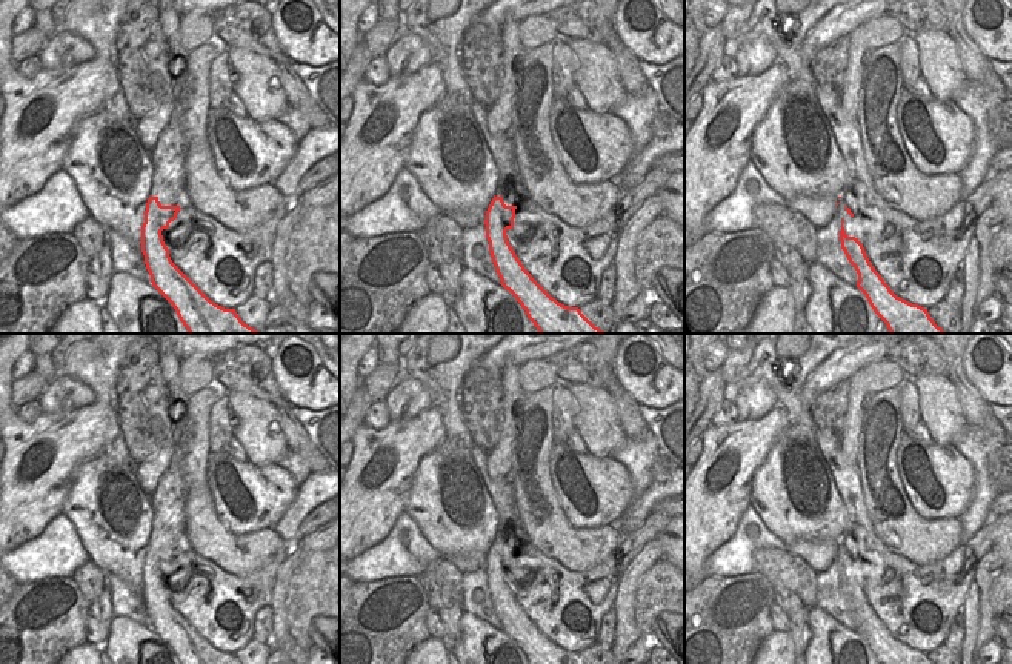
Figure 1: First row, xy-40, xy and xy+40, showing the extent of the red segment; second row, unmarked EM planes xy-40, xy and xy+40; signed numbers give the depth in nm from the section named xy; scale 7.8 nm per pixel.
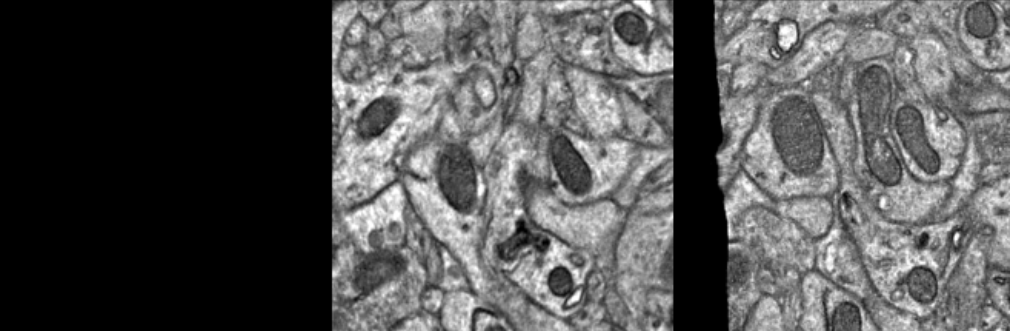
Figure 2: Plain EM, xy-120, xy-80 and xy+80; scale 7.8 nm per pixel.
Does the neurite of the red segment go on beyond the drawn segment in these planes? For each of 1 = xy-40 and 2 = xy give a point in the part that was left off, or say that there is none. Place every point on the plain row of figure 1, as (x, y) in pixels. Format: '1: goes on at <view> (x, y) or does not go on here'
1: goes on at xy-40 (168, 500)
2: goes on at xy (509, 543)

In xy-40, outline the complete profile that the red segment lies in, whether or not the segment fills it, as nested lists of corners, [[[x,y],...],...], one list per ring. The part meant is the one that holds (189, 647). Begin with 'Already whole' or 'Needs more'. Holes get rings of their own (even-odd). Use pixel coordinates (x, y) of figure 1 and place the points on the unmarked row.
Needs more. [[[168,469],[151,495],[152,530],[141,570],[141,596],[152,630],[172,649],[180,664],[241,664],[235,653],[225,653],[211,646],[171,604],[161,575],[177,563],[181,552],[194,550],[185,530],[185,483]]]

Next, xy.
Needs more. [[[498,526],[484,569],[500,629],[517,642],[529,664],[588,664],[578,652],[568,652],[552,642],[515,599],[506,579],[506,575],[514,572],[515,553],[515,538],[506,526]]]

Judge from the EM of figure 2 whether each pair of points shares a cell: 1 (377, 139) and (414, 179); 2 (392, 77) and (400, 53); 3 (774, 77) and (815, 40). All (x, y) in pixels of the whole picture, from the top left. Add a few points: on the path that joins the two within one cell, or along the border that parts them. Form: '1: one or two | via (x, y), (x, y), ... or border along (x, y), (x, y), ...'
1: two | border along (426, 139), (408, 154), (397, 179)
2: two | border along (388, 59), (414, 70), (431, 62)
3: one | via (786, 76), (809, 53)

